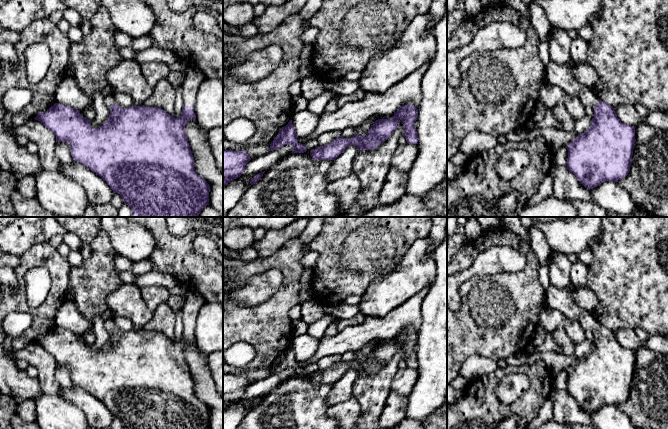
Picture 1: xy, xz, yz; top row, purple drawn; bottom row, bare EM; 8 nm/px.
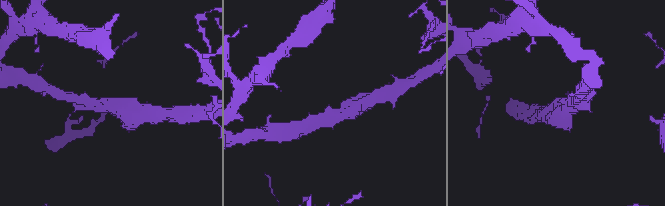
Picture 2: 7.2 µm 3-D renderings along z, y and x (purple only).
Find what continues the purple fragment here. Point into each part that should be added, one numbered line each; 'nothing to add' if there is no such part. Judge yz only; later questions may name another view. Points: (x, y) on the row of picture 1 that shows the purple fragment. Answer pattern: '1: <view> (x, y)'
1: yz (561, 75)

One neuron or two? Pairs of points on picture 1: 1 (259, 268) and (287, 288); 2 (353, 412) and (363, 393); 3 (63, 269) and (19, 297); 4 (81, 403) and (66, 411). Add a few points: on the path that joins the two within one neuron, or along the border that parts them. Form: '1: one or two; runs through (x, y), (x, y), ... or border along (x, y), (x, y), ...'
1: one; runs through (270, 264), (278, 264), (287, 273), (287, 277)
2: two; border along (352, 394), (360, 407), (360, 416), (358, 418)
3: one; runs through (46, 261), (31, 261), (21, 271), (21, 280)
4: two; border along (56, 395), (76, 405), (87, 418)

